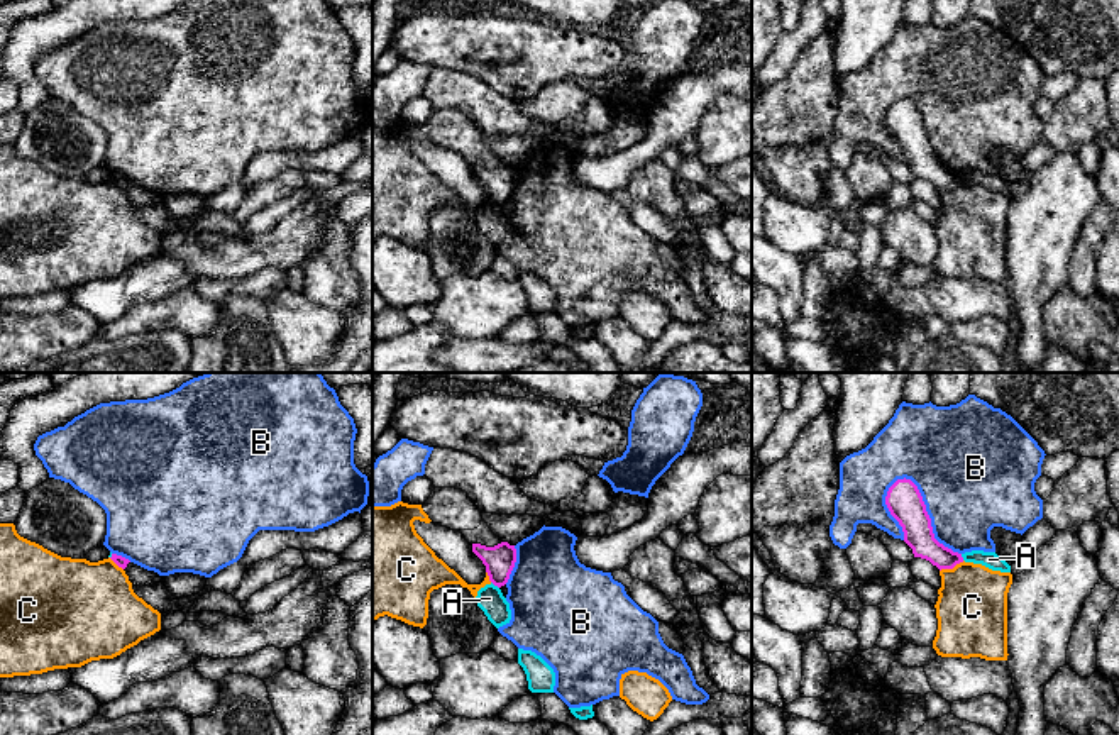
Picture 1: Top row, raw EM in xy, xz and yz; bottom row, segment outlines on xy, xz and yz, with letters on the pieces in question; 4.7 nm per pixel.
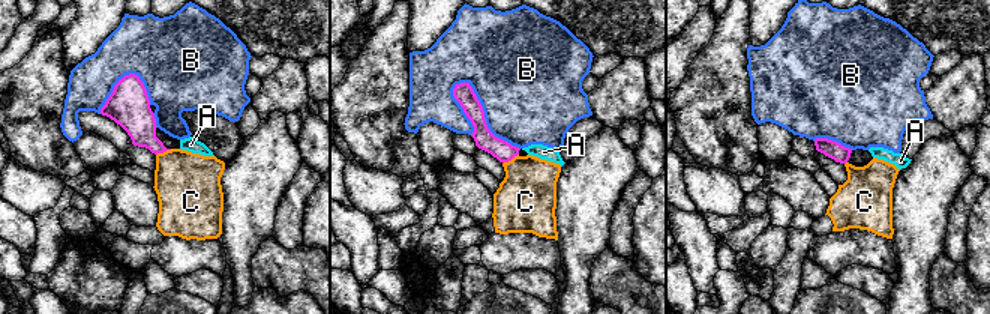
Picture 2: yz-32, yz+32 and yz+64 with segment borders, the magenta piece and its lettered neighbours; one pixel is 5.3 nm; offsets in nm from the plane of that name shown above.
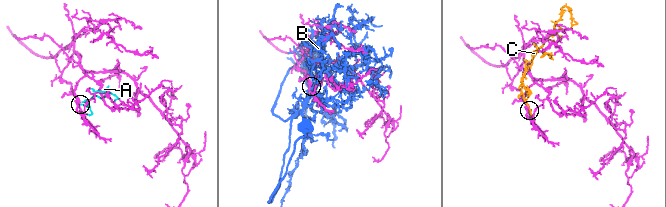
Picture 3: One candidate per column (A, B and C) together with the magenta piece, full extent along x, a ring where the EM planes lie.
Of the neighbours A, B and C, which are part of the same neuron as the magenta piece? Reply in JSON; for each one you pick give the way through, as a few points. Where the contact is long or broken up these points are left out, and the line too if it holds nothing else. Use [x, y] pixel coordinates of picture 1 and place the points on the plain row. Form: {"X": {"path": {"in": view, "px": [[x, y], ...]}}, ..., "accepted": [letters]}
{"accepted": []}

